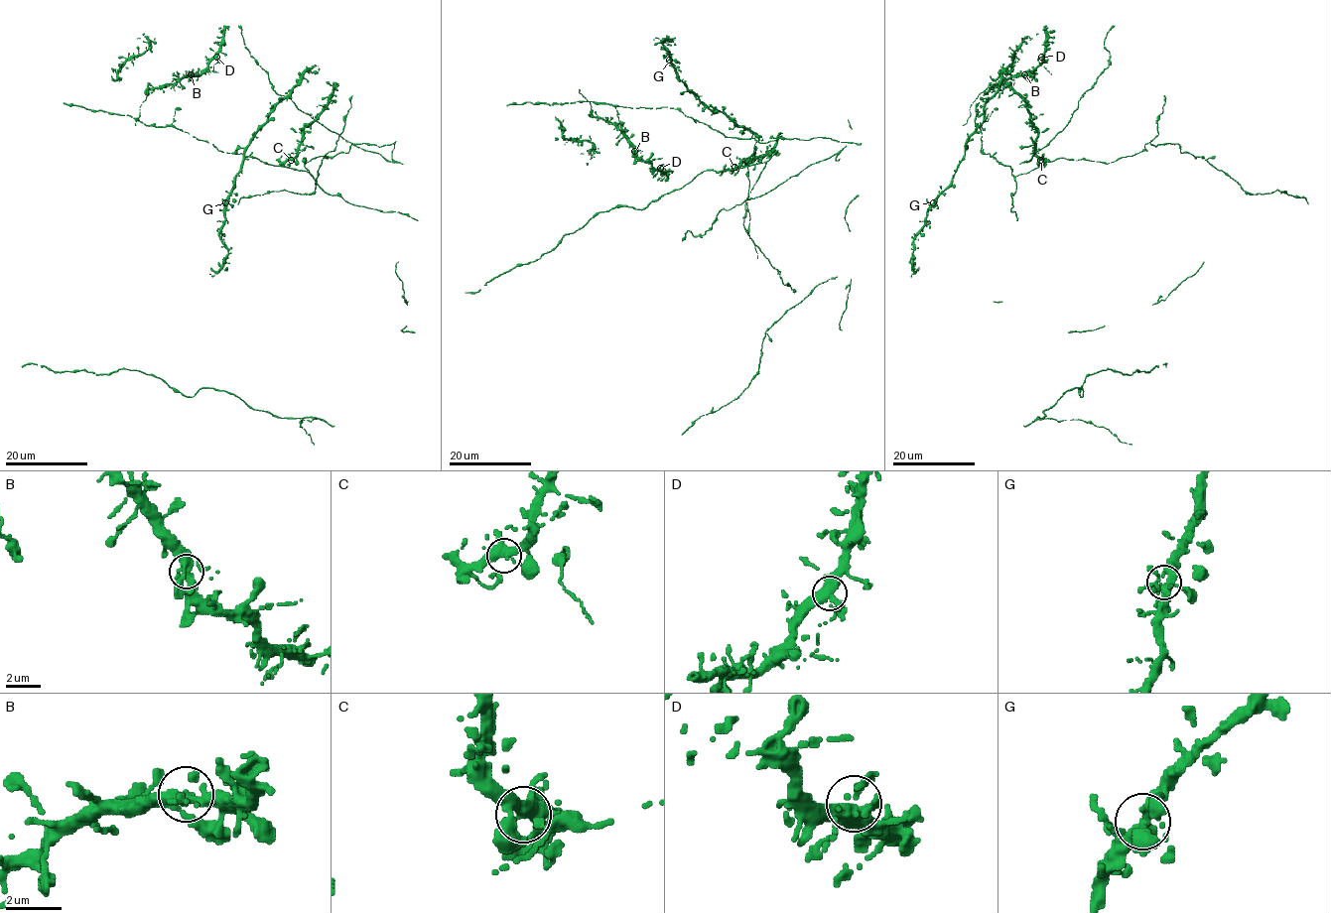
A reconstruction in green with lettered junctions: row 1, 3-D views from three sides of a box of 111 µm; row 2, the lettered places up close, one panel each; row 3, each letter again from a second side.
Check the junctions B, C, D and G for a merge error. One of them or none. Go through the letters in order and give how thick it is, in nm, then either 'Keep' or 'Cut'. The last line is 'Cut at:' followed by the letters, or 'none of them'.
B: Thickness 360 nm. Keep
C: Thickness 360 nm. Keep
D: Thickness 400 nm. Keep
G: Thickness 360 nm. Keep
Cut at: none of them

